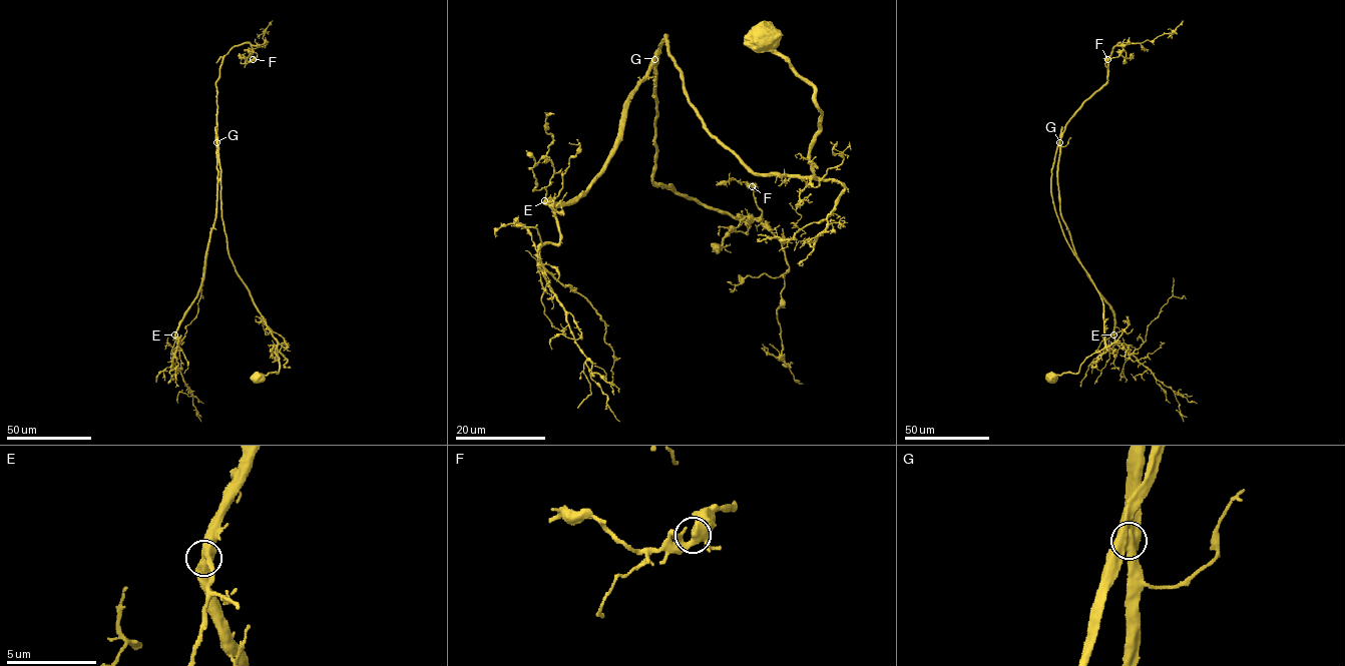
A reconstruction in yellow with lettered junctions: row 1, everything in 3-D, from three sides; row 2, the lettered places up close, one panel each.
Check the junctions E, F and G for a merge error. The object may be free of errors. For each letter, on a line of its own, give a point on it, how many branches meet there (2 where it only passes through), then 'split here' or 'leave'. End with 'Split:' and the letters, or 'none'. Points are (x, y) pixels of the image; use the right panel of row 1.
E: at (1113, 335); 3 branches meet; leave
F: at (1107, 59); 3 branches meet; leave
G: at (1059, 142); 3 branches meet; split here
Split: G

